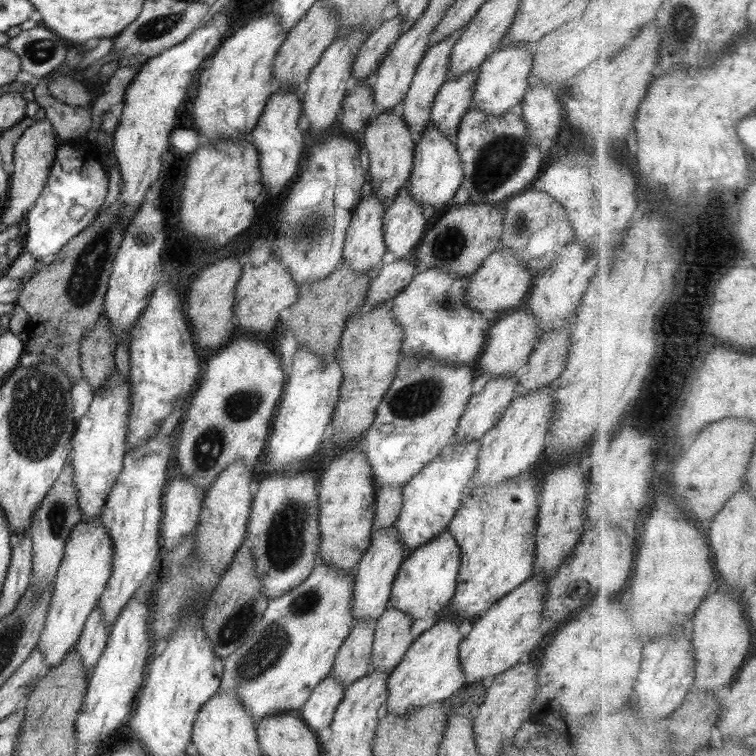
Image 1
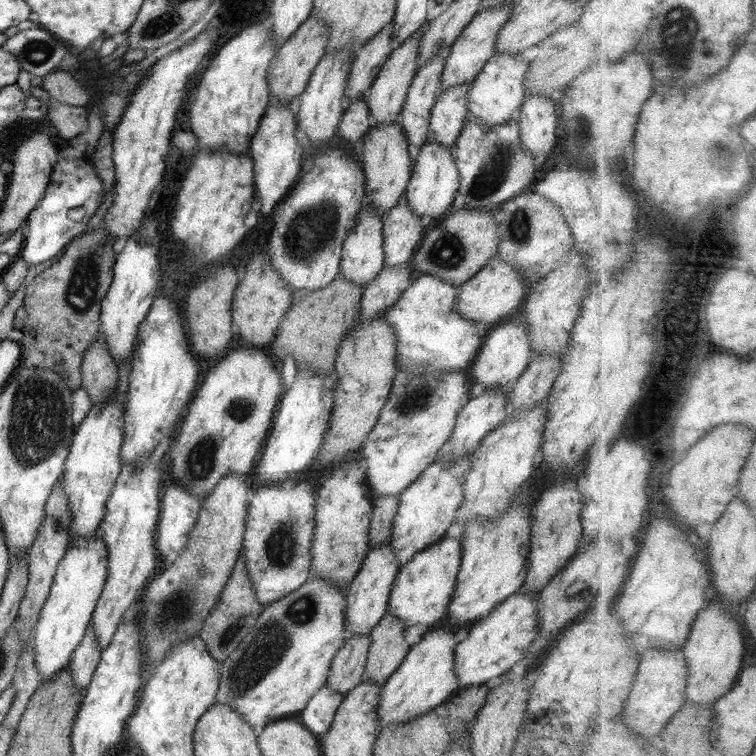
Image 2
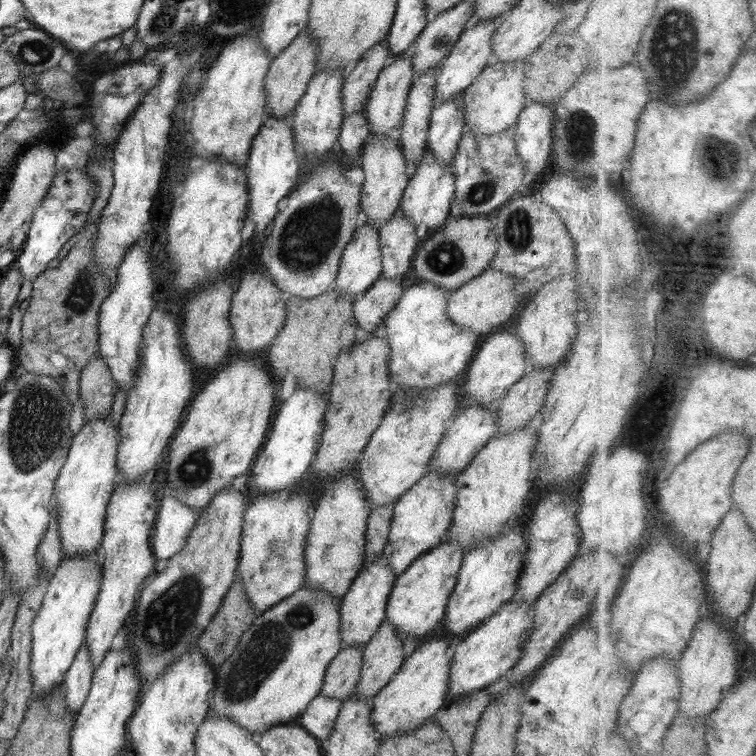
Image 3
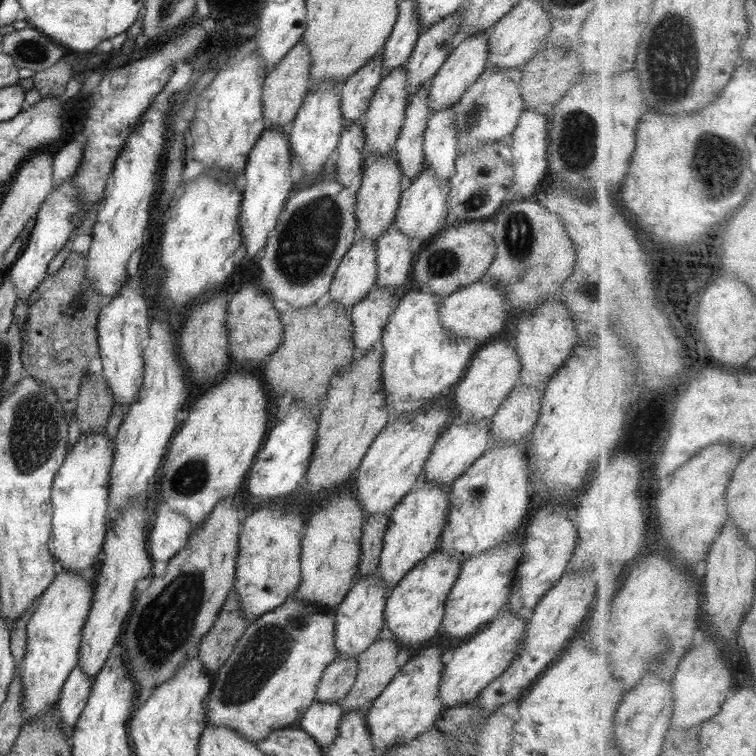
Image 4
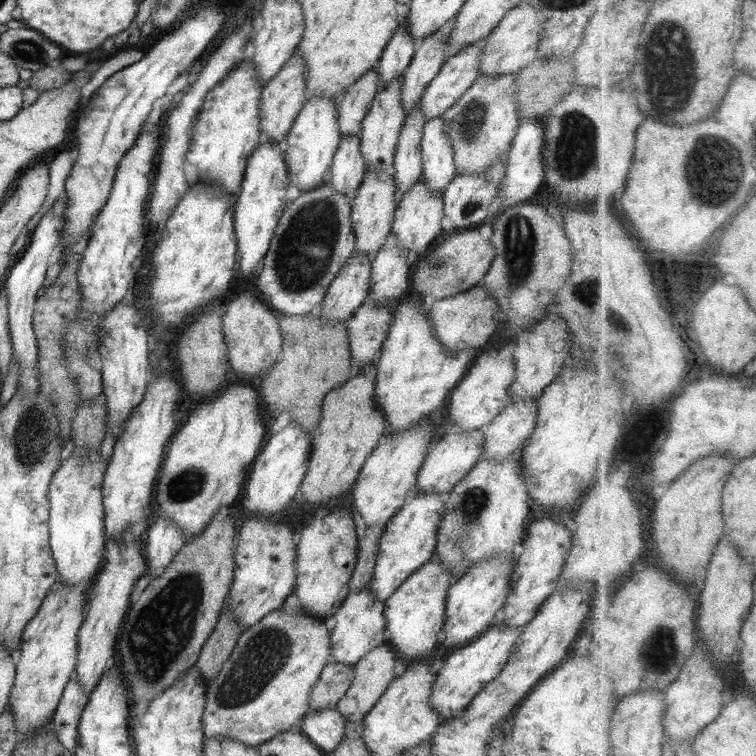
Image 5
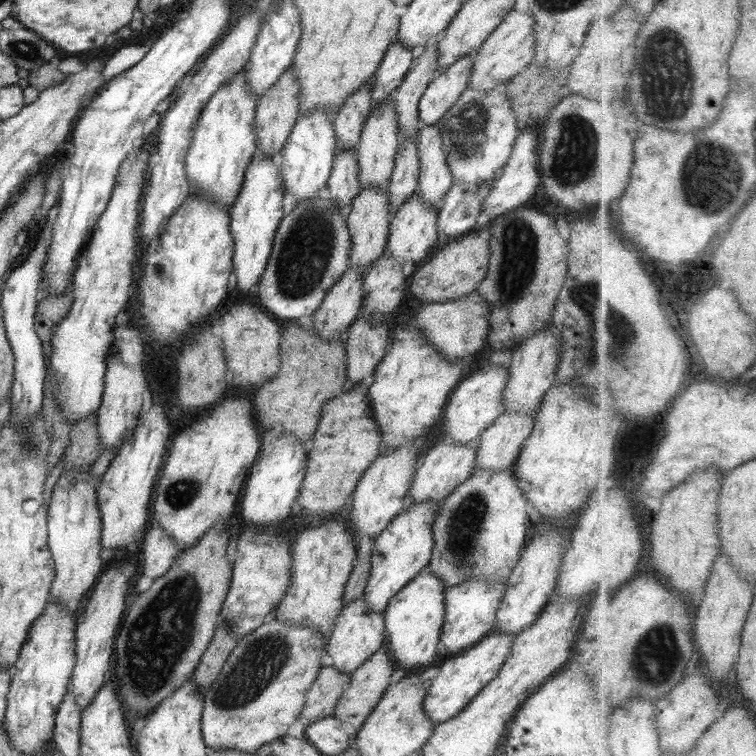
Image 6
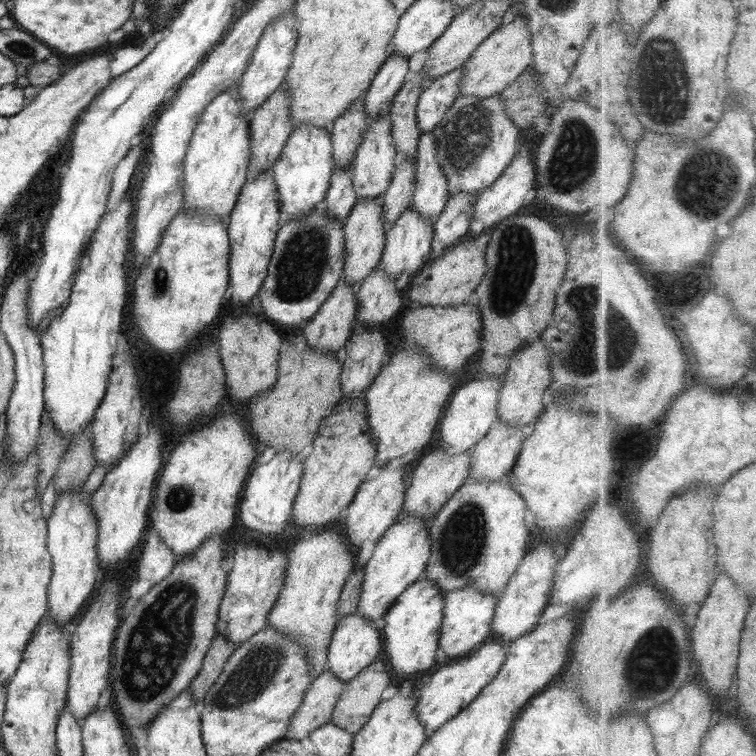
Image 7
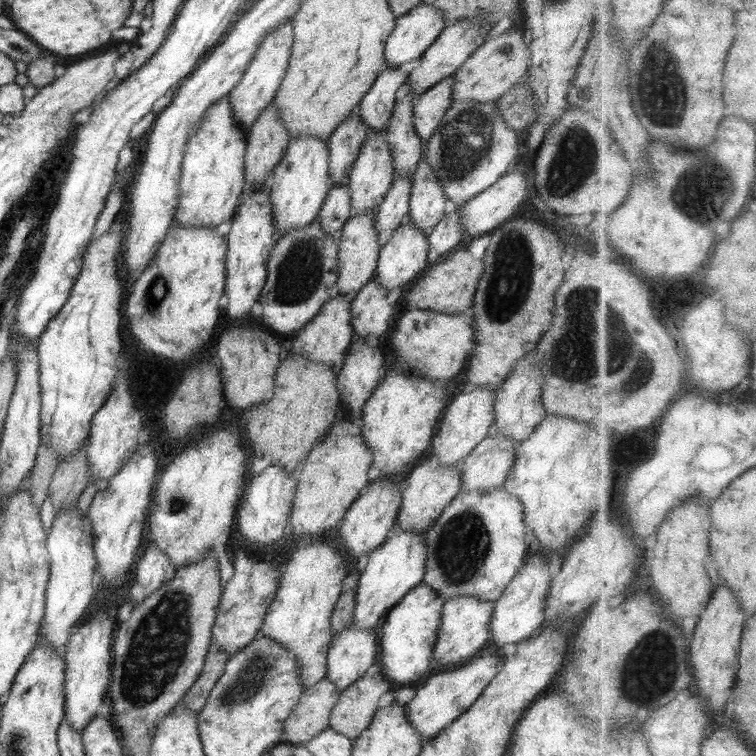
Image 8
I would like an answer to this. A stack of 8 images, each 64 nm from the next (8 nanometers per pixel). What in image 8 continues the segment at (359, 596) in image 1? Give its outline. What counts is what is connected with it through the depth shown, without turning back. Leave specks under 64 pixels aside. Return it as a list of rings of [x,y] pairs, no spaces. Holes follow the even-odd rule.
[[[356,624],[332,637],[327,652],[326,678],[343,691],[350,684],[377,668],[379,642],[377,629],[358,628]]]

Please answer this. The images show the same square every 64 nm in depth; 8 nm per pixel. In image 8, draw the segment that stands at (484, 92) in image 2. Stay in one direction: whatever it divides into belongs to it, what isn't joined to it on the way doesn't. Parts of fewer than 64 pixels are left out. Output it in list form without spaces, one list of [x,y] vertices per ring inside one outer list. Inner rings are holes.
[[[453,102],[426,147],[422,148],[452,207],[490,188],[519,161],[518,136],[498,115],[498,108],[497,102]]]

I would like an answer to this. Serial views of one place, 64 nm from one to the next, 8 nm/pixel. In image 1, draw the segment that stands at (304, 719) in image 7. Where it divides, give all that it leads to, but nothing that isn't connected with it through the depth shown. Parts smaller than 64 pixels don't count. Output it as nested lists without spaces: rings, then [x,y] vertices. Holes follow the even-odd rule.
[[[356,620],[350,634],[336,653],[331,674],[345,687],[371,672],[376,621],[378,620]]]

